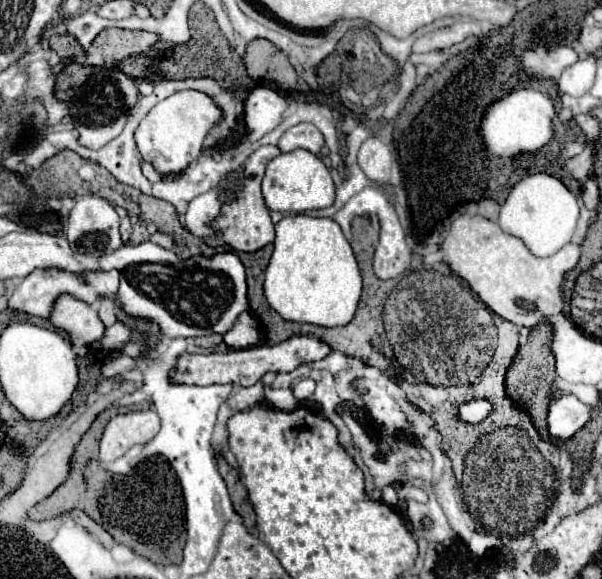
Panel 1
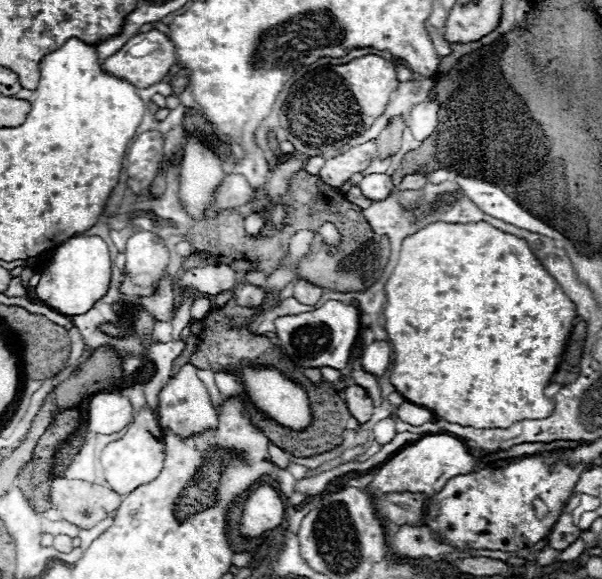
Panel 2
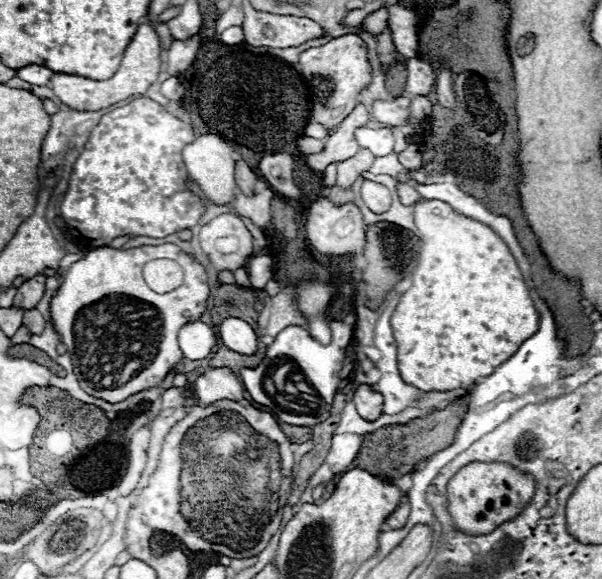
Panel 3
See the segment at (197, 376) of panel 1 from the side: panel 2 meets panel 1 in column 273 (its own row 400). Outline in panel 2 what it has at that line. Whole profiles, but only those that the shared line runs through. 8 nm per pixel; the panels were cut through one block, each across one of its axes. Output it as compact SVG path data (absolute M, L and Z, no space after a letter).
M348 386L344 388L344 400L346 400L346 406L350 410L350 414L360 422L368 422L370 416L372 416L372 400L368 398L366 390L360 388L360 386Z

